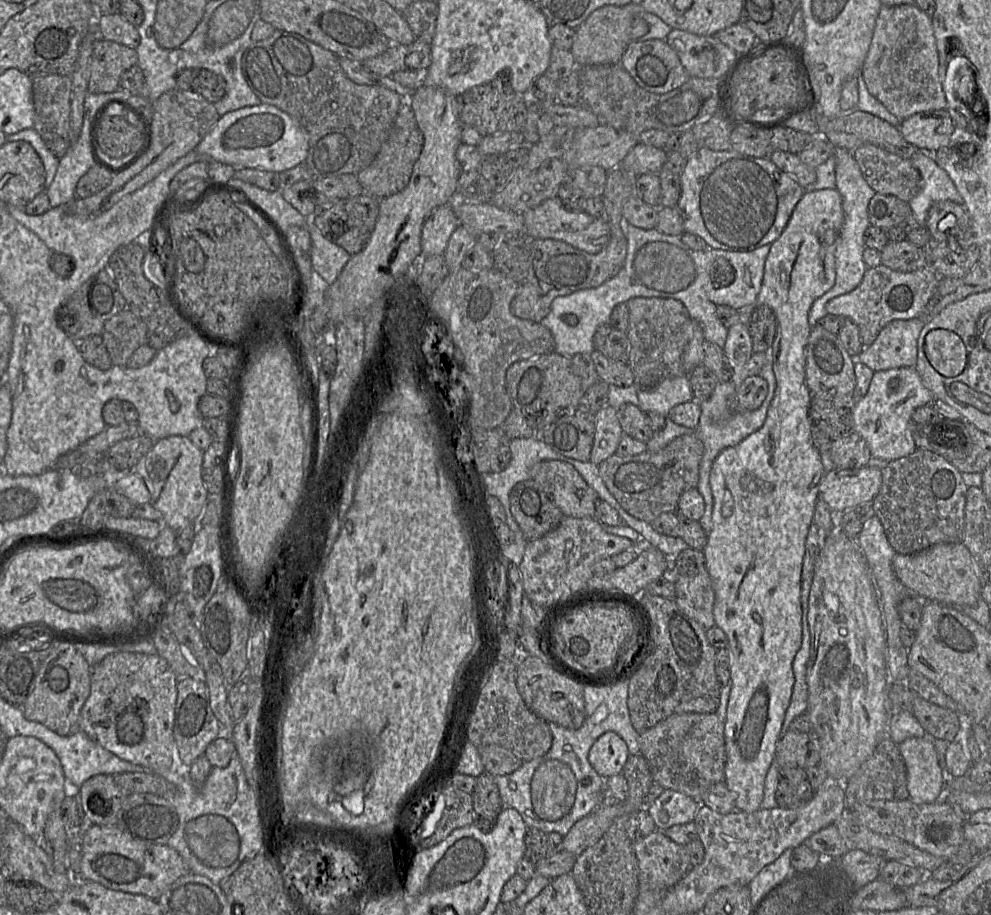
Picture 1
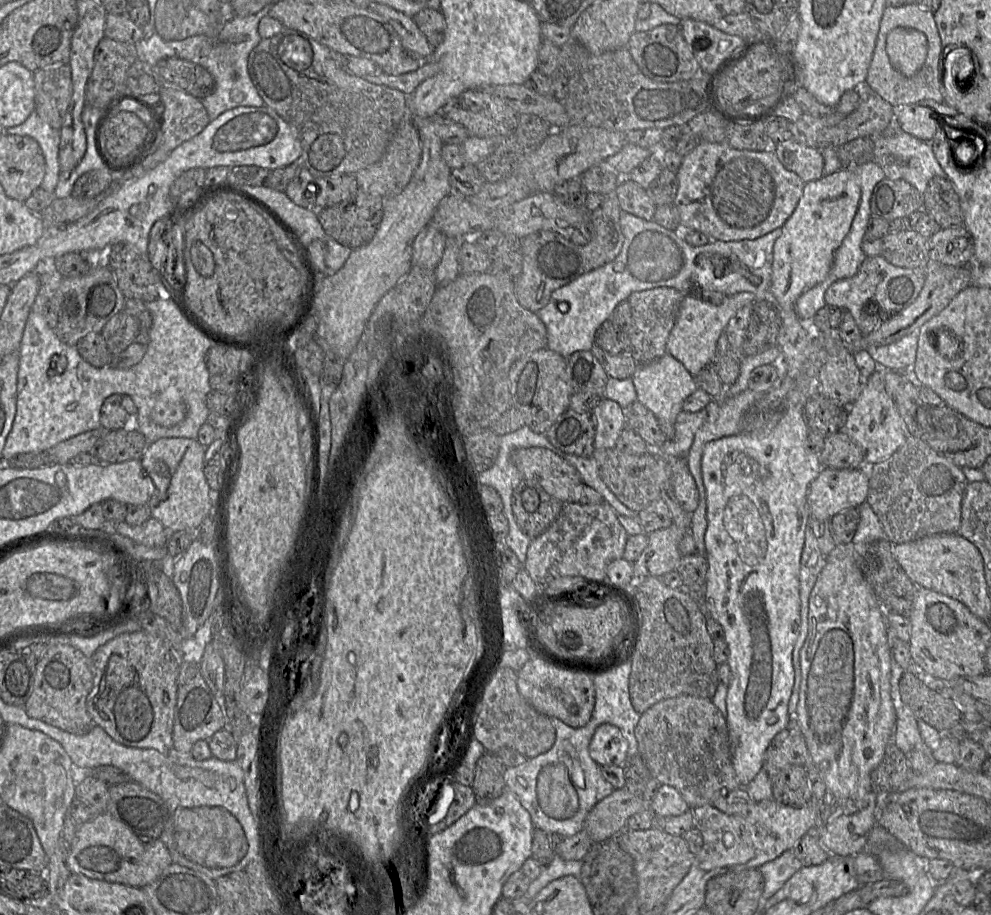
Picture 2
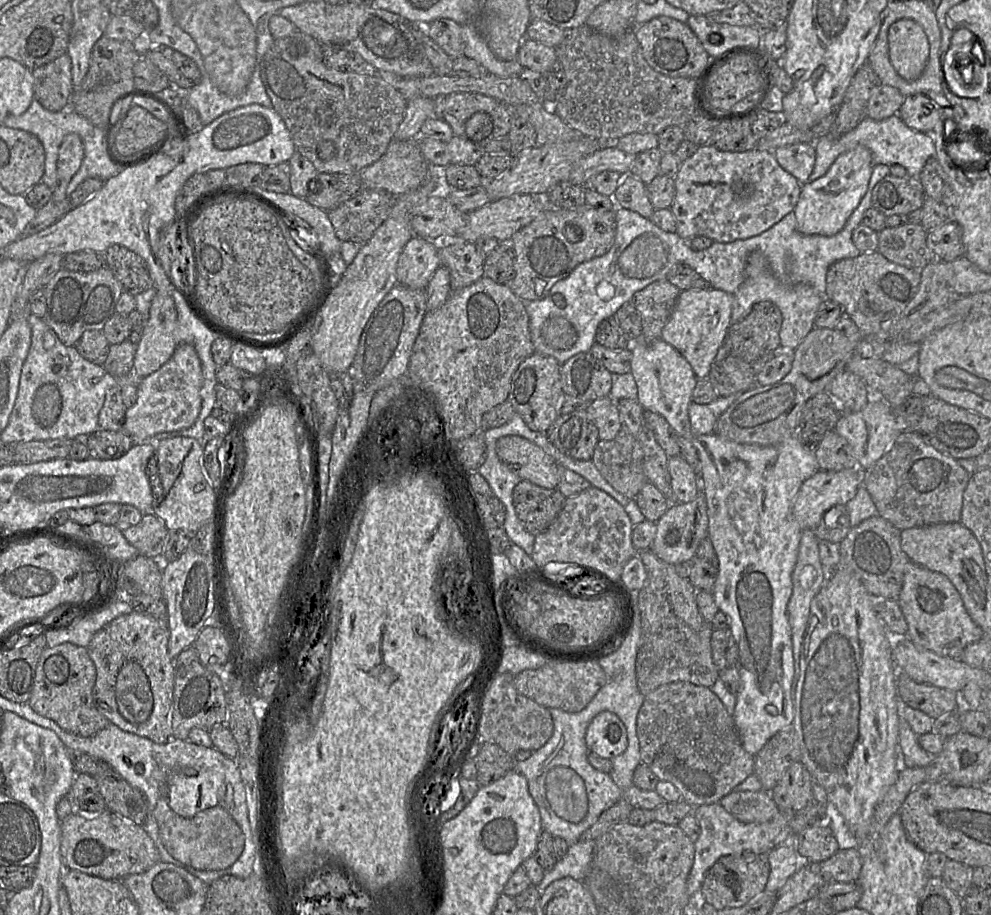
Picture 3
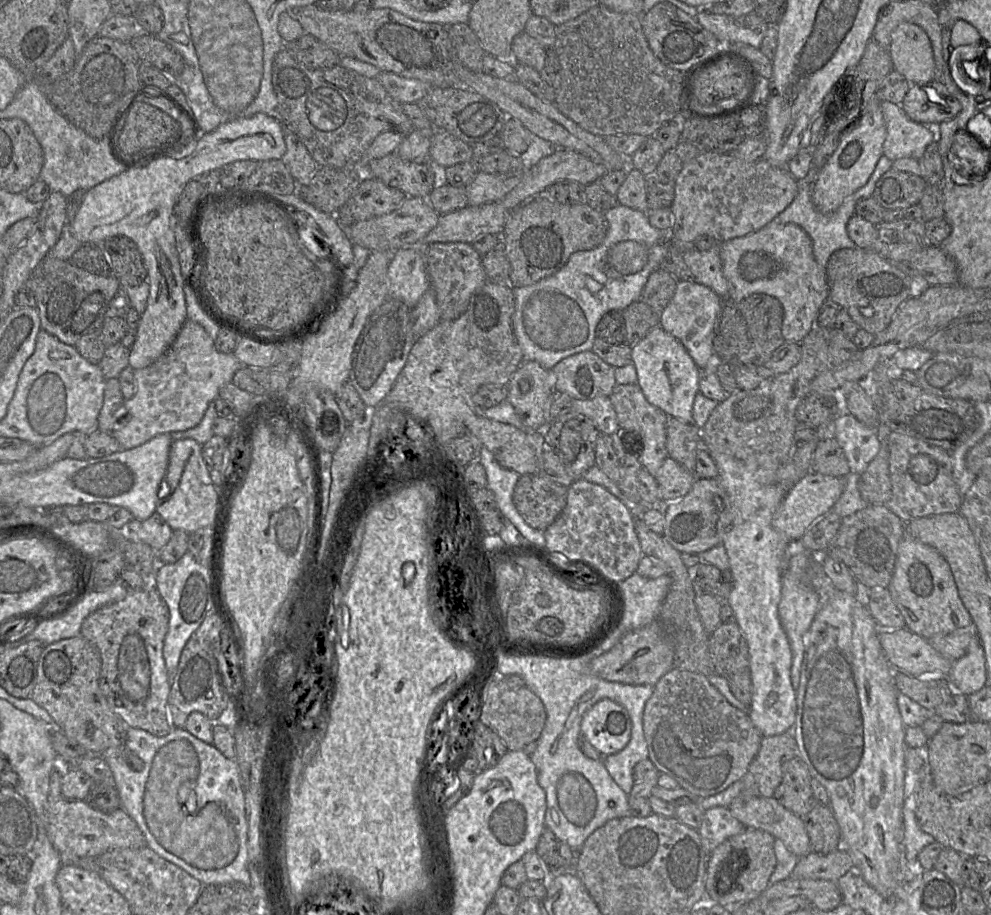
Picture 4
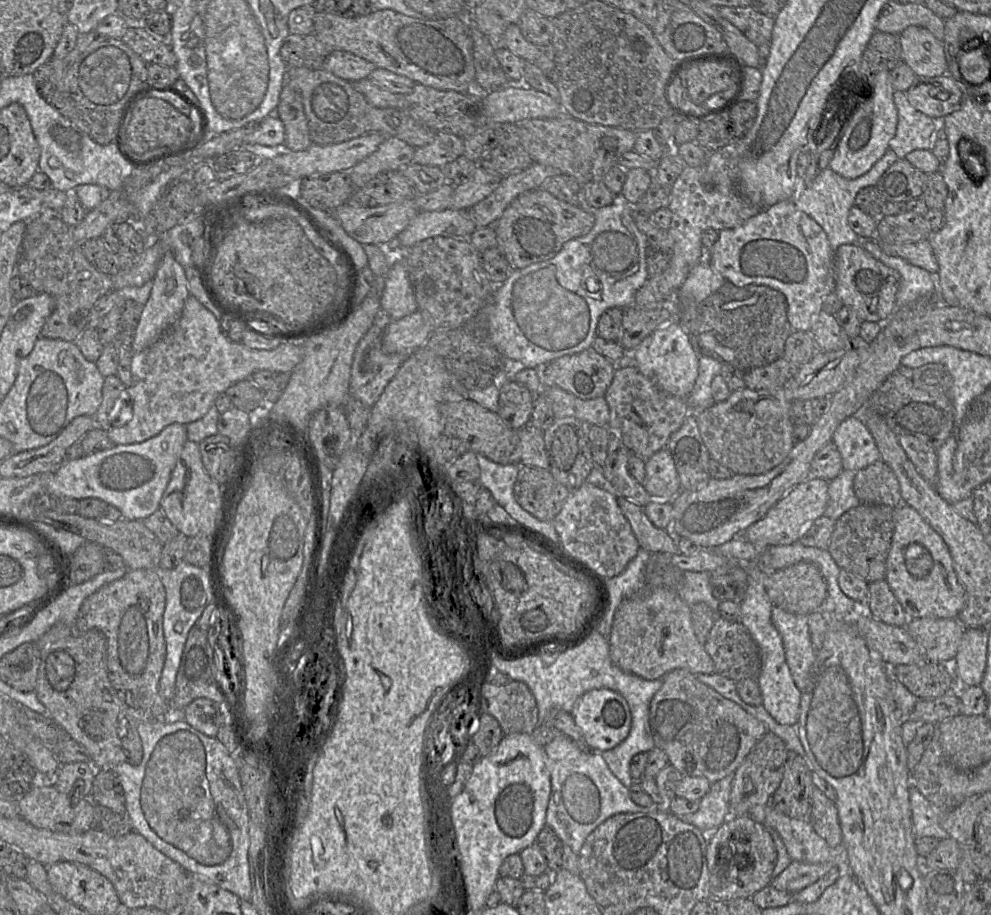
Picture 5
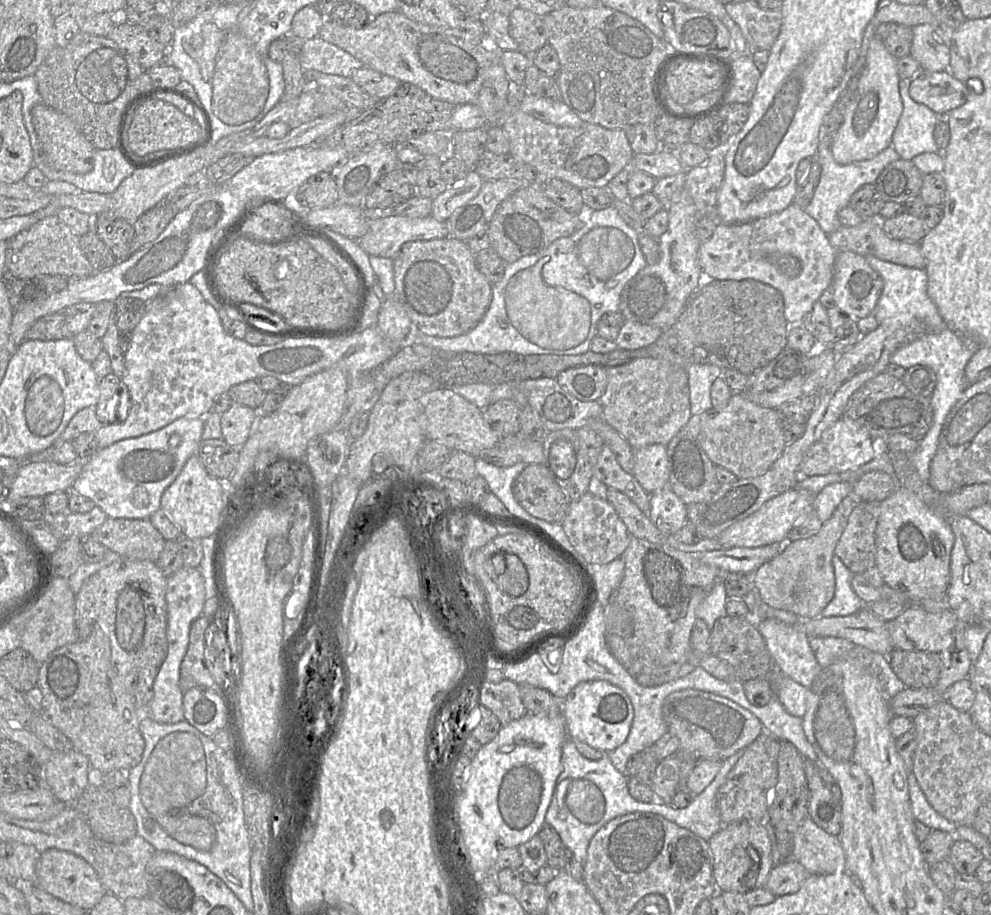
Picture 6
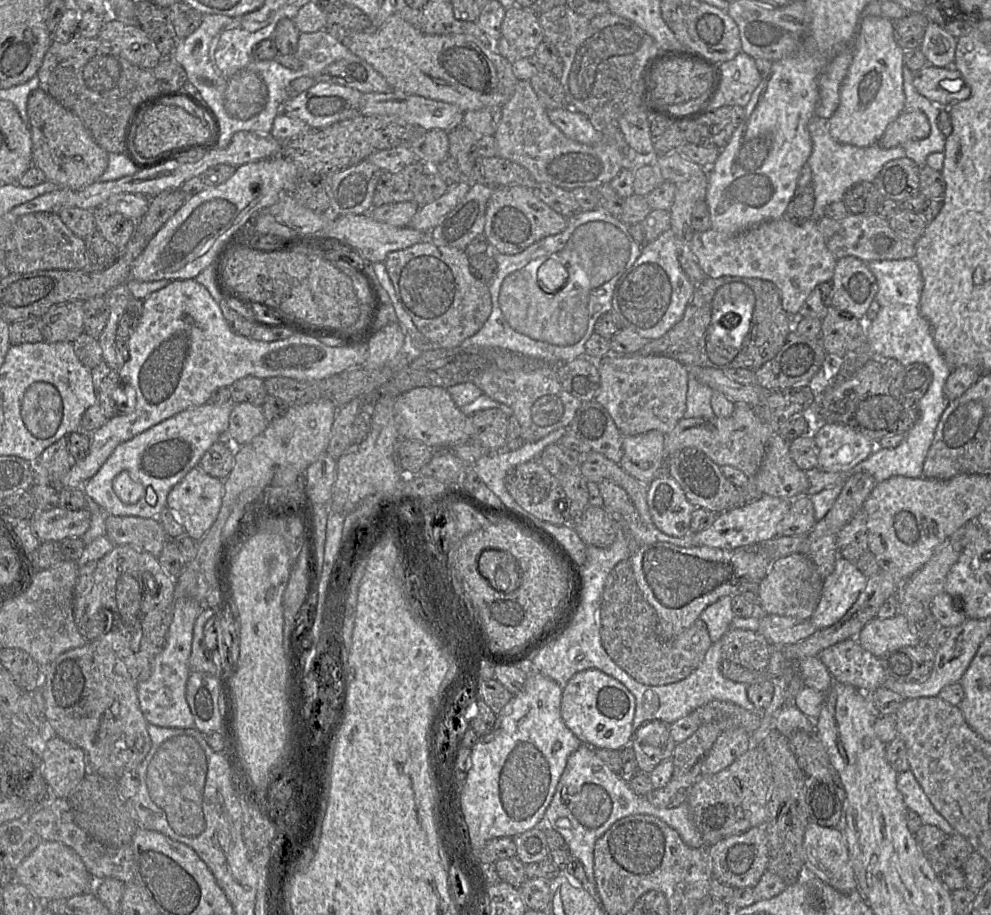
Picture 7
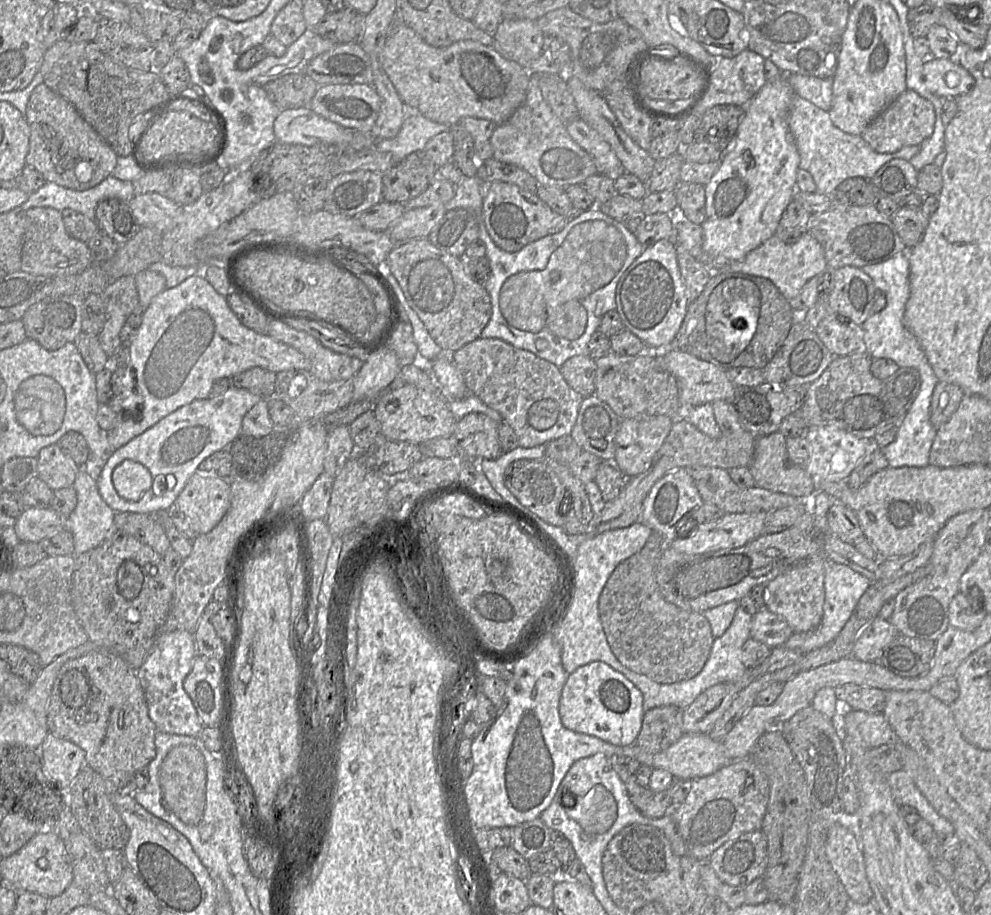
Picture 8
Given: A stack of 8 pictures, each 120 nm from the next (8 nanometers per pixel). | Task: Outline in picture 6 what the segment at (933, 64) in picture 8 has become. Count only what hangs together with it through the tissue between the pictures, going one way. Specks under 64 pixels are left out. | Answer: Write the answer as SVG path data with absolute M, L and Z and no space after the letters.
M920 69L911 78L910 97L935 113L946 113L962 106L967 98L965 86L949 71L931 72Z

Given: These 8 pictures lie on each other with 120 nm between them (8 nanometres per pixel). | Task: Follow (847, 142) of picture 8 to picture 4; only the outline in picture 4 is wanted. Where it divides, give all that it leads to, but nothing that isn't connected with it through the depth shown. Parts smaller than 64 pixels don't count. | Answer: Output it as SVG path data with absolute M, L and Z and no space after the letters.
M881 156L878 160L875 170L867 183L848 196L843 203L832 213L824 214L814 205L812 200L811 184L799 182L799 191L791 204L773 219L775 223L789 224L793 223L800 226L811 238L813 244L813 254L818 265L825 270L827 262L832 253L842 248L856 248L856 244L850 239L847 232L847 223L855 215L856 204L872 196L877 181L892 168L893 162L886 156Z

